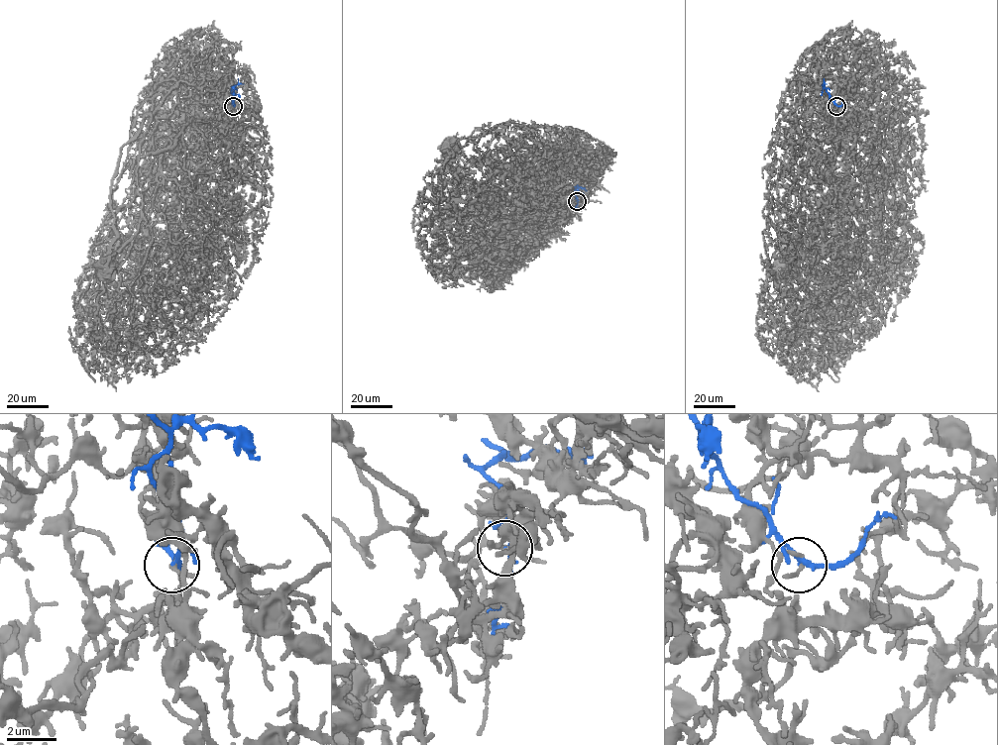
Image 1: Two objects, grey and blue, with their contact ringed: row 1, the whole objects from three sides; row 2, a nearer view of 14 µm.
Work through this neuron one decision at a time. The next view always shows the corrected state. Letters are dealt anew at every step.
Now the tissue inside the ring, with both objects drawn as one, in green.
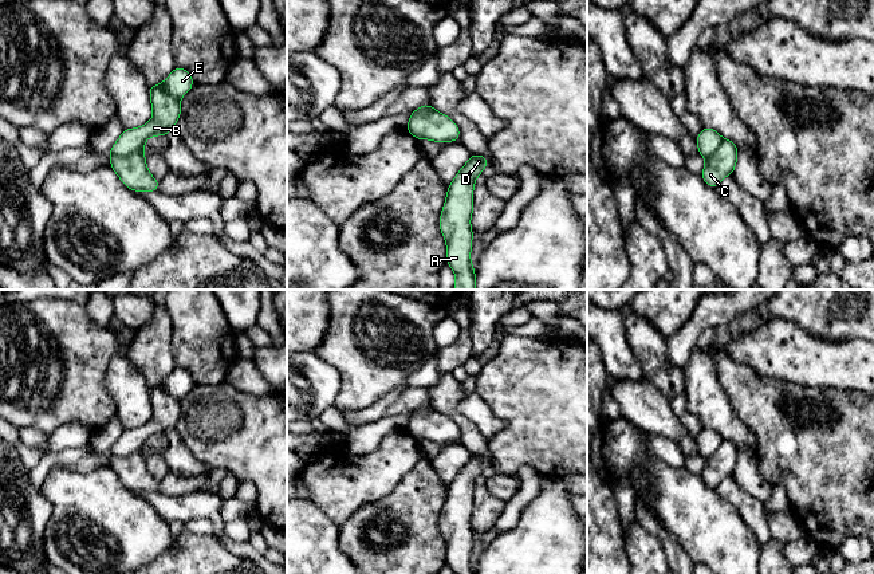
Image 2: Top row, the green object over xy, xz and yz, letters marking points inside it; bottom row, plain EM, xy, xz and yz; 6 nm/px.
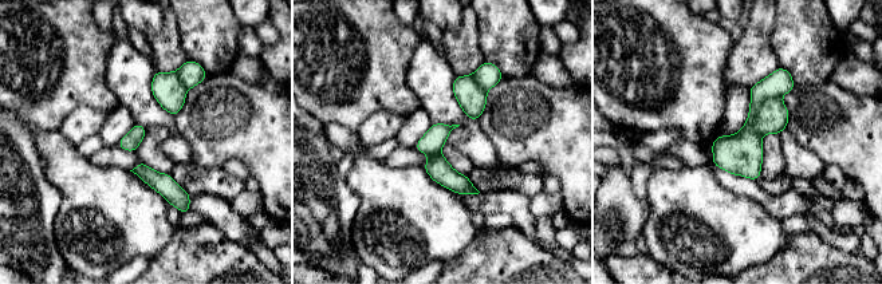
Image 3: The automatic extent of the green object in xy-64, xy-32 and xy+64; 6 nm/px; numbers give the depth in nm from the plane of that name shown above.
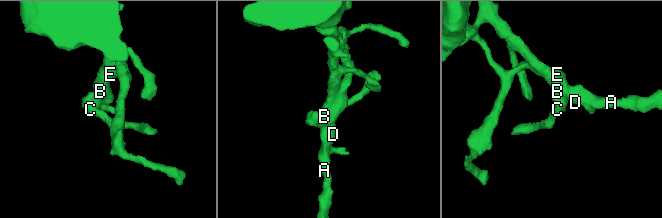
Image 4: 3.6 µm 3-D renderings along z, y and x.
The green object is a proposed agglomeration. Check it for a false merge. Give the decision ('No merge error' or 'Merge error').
Merge error

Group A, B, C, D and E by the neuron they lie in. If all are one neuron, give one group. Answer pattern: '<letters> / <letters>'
A B D / C E

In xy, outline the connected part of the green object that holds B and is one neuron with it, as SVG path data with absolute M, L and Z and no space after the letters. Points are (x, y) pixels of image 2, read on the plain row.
M162 385L149 388L149 396L153 418L143 426L125 429L110 449L109 456L127 456L143 448L147 439L154 436L166 437L166 435L174 429L181 416L180 398L166 393Z

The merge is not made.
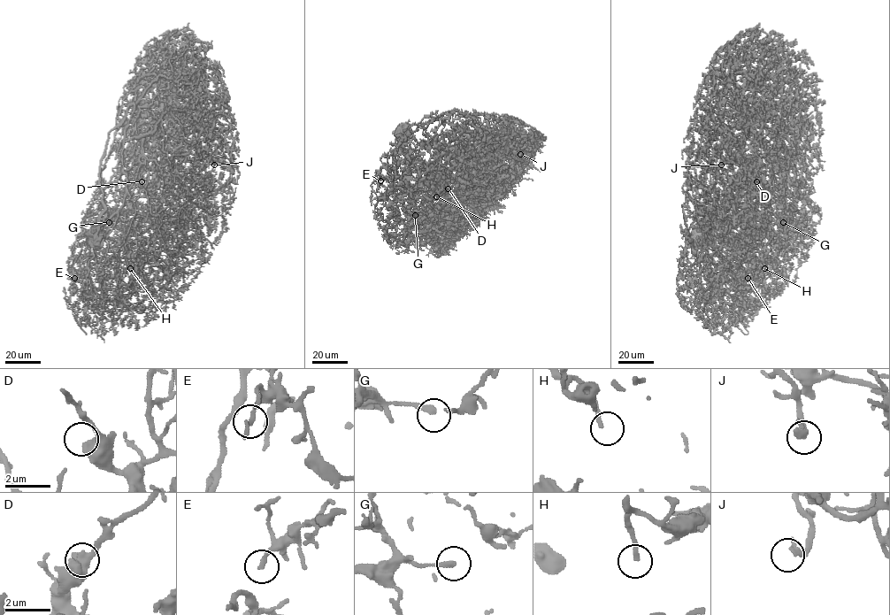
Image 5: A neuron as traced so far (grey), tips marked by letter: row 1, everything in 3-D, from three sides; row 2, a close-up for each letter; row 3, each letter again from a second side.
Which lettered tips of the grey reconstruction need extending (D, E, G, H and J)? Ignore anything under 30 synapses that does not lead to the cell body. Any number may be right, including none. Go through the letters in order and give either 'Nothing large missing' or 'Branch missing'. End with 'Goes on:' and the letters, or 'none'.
D: Nothing large missing
E: Nothing large missing
G: Nothing large missing
H: Branch missing
J: Branch missing
Goes on: H, J

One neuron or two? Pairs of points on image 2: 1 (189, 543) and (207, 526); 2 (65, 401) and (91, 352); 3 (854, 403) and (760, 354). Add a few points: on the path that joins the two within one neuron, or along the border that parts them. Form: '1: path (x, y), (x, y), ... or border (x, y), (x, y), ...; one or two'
1: border (185, 531), (212, 535), (225, 549); two
2: path (65, 389), (67, 376), (79, 364); one
3: border (791, 381), (804, 385), (831, 385), (853, 390); two

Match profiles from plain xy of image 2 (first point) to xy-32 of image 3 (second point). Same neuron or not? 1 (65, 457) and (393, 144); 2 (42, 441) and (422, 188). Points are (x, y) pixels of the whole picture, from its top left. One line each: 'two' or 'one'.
1: one
2: one

